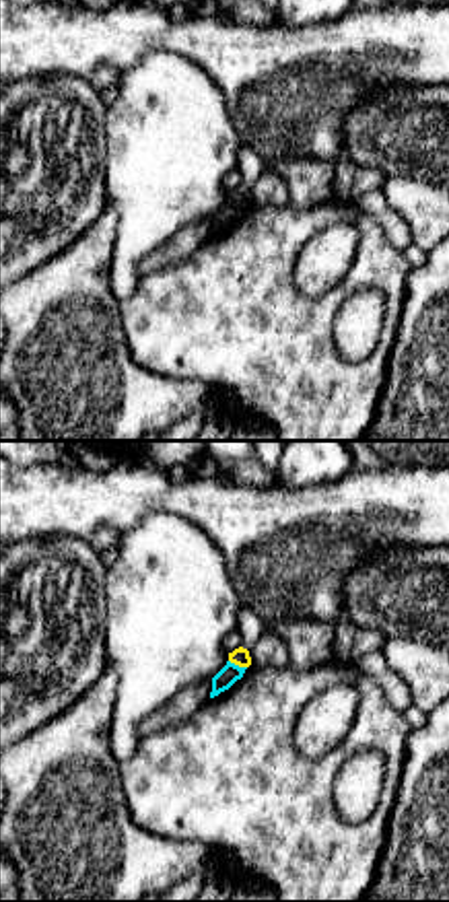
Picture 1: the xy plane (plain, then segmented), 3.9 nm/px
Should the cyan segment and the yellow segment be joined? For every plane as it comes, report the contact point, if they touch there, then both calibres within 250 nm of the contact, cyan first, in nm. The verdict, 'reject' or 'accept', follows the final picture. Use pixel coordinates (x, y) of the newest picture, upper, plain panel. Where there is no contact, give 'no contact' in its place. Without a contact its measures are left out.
meets cyan at (237, 204); 80 nm thick on the cyan side, 70 nm on the other

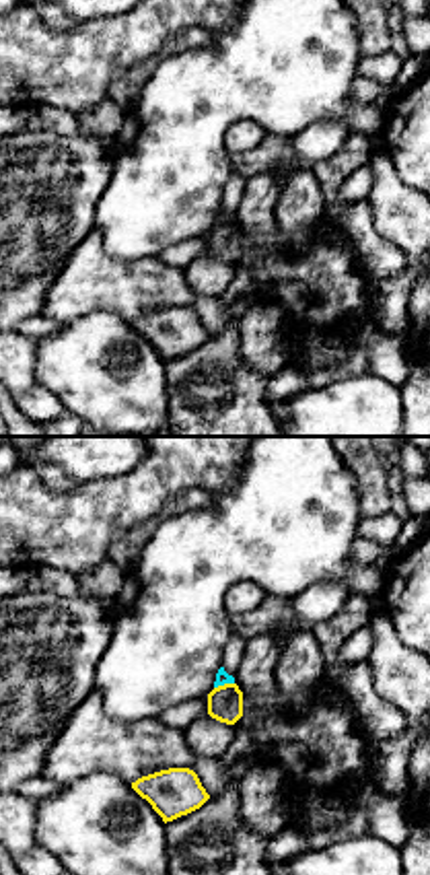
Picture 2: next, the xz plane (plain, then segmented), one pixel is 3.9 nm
meets cyan at (223, 223); 50 nm thick on the cyan side, 140 nm on the other

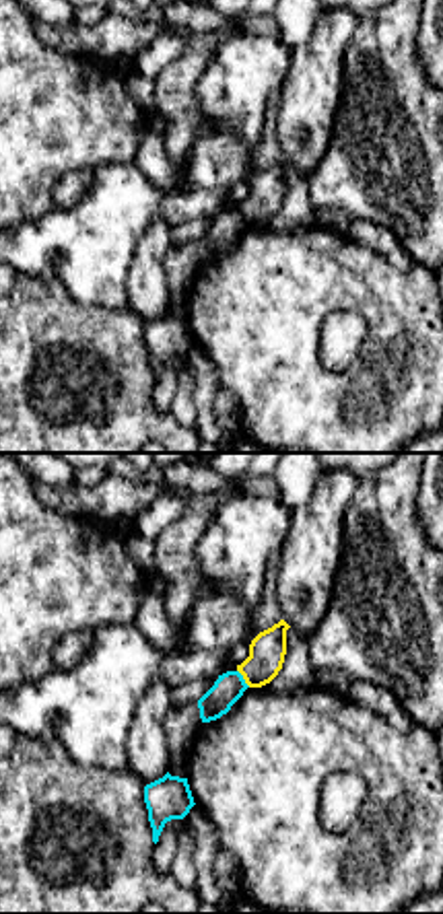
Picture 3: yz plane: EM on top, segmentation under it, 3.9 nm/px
meets cyan at (242, 217); 120 nm thick on the cyan side, 140 nm on the other

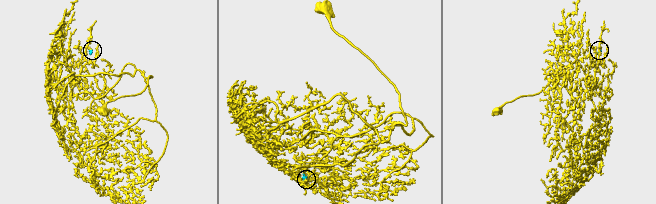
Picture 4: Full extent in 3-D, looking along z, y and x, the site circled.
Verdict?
reject

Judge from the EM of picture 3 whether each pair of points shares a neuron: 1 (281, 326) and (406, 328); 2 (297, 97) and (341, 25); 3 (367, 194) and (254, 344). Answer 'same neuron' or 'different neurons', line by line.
1: same neuron
2: same neuron
3: different neurons

